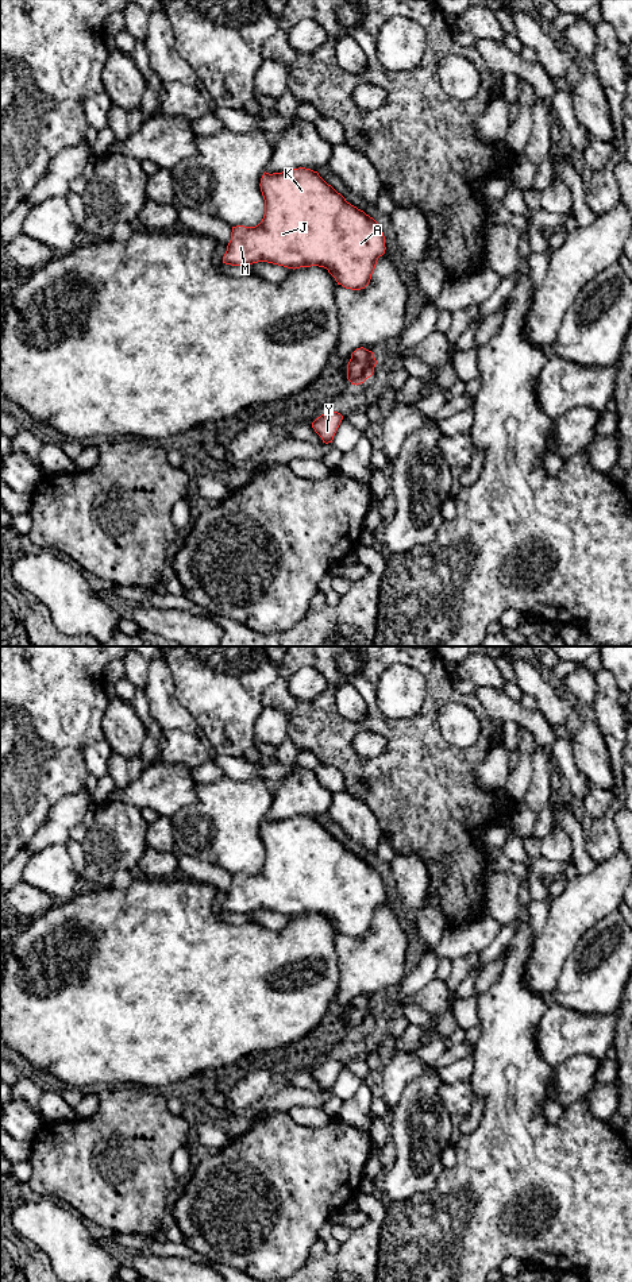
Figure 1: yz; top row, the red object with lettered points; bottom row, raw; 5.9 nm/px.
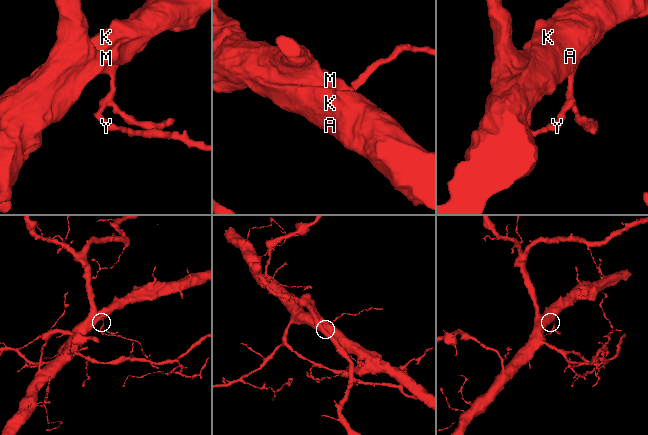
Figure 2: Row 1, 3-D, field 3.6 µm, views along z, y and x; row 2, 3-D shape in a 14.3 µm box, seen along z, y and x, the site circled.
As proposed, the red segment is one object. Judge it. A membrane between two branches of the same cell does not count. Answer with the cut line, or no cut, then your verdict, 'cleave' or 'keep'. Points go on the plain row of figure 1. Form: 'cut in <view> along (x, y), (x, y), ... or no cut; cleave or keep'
cut in yz along (350, 1007), (362, 1011), (376, 1010); cleave

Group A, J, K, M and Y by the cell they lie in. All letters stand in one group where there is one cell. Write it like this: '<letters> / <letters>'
A J K M / Y

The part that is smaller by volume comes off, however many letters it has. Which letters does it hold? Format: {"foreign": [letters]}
{"foreign": ["Y"]}

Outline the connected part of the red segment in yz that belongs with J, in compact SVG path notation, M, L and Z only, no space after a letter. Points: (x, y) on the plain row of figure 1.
M311 816L265 819L259 834L265 847L263 866L255 874L232 874L223 911L247 915L267 910L293 918L319 914L346 937L361 938L369 932L377 908L386 897L384 880L373 865L347 850Z

